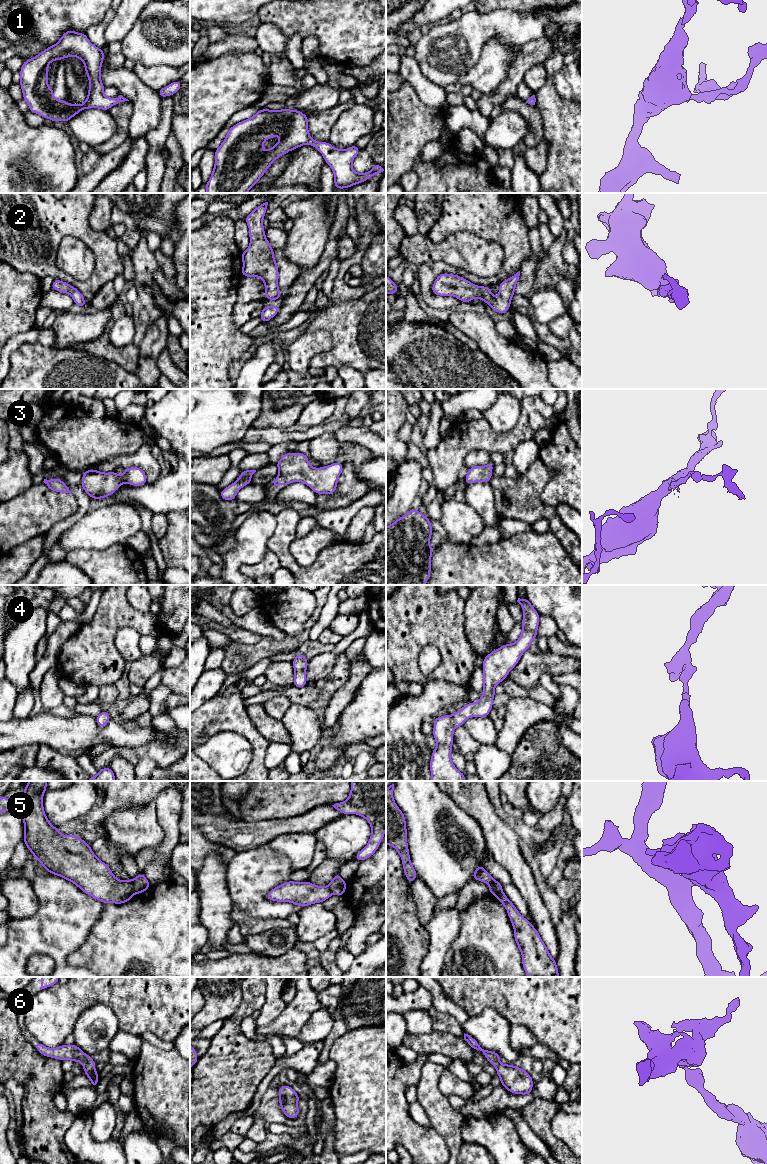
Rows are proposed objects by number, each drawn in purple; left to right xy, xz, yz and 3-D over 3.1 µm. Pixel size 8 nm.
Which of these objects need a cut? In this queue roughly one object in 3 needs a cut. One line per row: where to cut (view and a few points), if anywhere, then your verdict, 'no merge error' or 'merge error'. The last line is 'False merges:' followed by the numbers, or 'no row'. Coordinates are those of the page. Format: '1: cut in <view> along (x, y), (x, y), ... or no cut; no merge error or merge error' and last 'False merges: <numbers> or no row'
1: no cut; no merge error
2: no cut; no merge error
3: no cut; no merge error
4: no cut; no merge error
5: cut in xy along (131, 880), (134, 893); merge error
6: no cut; no merge error
False merges: 5

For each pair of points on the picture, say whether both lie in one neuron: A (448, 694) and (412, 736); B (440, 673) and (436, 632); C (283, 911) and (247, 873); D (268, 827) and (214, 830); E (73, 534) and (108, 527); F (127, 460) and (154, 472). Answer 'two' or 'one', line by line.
A: one
B: one
C: one
D: one
E: one
F: one

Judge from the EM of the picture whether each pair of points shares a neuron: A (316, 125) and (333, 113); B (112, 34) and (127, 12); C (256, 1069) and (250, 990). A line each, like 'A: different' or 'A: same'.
A: same
B: same
C: same

